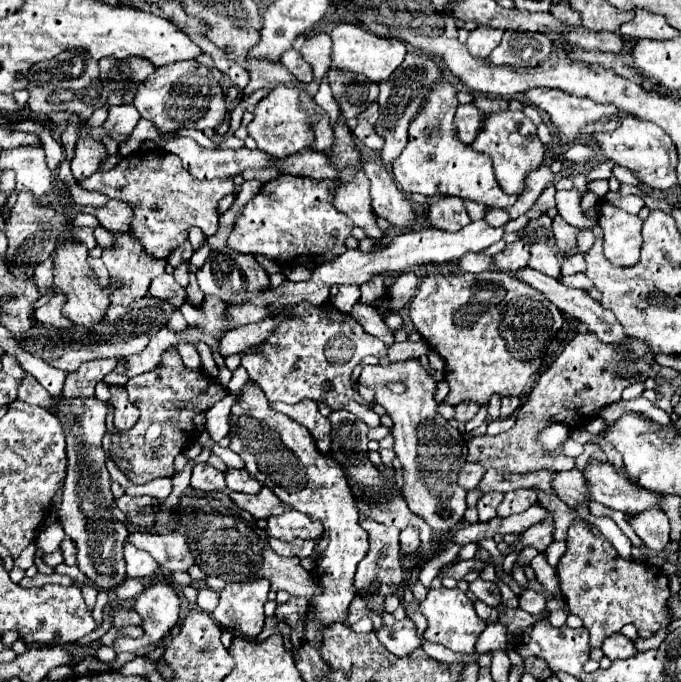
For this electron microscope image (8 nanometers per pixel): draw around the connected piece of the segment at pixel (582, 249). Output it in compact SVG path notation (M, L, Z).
M583 229L577 236L577 249L579 253L585 254L592 247L595 237L590 229Z

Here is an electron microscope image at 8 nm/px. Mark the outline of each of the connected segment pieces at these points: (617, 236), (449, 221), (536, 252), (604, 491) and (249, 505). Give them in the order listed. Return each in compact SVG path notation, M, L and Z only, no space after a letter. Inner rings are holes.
M608 202L598 206L598 226L604 232L604 254L614 266L630 268L640 260L642 220Z
M442 198L430 206L430 220L434 228L456 232L470 222L462 198Z
M538 242L530 246L530 260L526 266L552 278L560 276L560 262L556 258L556 250L552 244L546 242Z
M590 458L588 464L580 470L588 484L588 502L600 502L612 510L624 514L636 514L648 508L648 504L660 506L660 496L632 486L624 476L616 474L612 464Z
M262 488L262 492L256 496L244 496L240 492L228 492L228 496L238 508L250 512L254 518L268 518L272 514L272 508L280 504L280 498L270 488Z

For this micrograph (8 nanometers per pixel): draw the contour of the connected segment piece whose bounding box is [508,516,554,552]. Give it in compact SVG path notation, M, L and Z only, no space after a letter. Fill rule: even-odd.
M550 516L550 520L546 520L544 524L538 524L536 528L528 528L528 532L522 532L520 540L512 542L508 546L508 550L510 552L520 552L526 546L534 546L538 552L544 552L550 546L552 540L554 538L552 538L552 516Z

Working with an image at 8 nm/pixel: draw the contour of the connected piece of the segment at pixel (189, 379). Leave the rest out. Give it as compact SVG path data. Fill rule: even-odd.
M176 346L168 348L162 354L160 364L152 372L130 378L124 384L130 404L140 410L140 420L128 432L112 434L106 432L102 438L102 448L110 460L124 458L128 462L128 480L132 484L146 484L154 478L174 474L174 458L190 448L196 440L198 428L194 424L196 414L208 412L214 402L220 400L220 394L226 394L226 388L212 376L204 372L192 372L184 366Z

